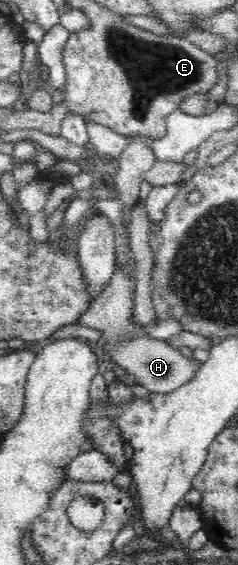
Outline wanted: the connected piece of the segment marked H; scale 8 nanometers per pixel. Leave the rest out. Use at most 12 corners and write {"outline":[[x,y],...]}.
{"outline":[[116,261],[78,325],[100,331],[129,381],[166,394],[201,363],[134,323],[135,282]]}

